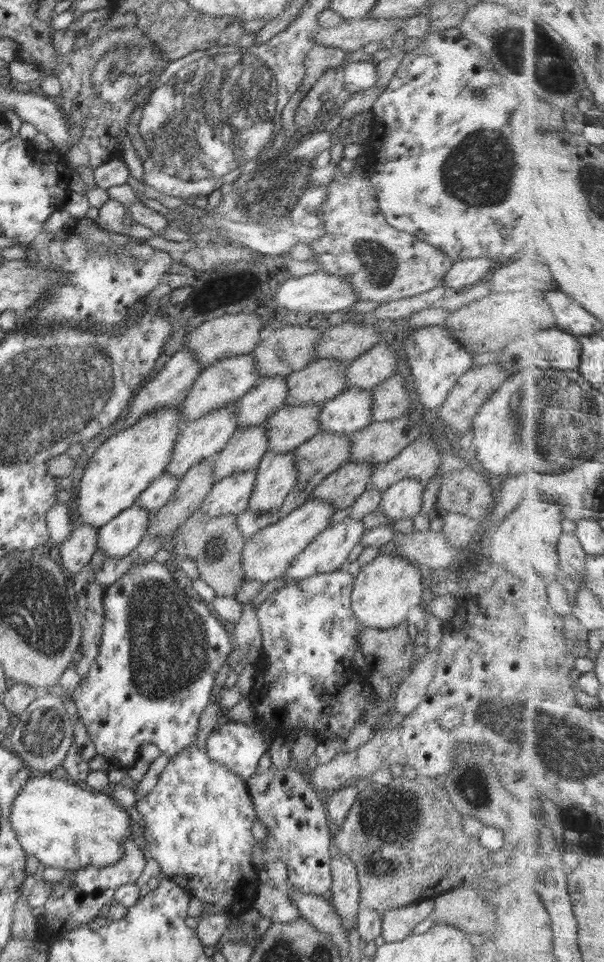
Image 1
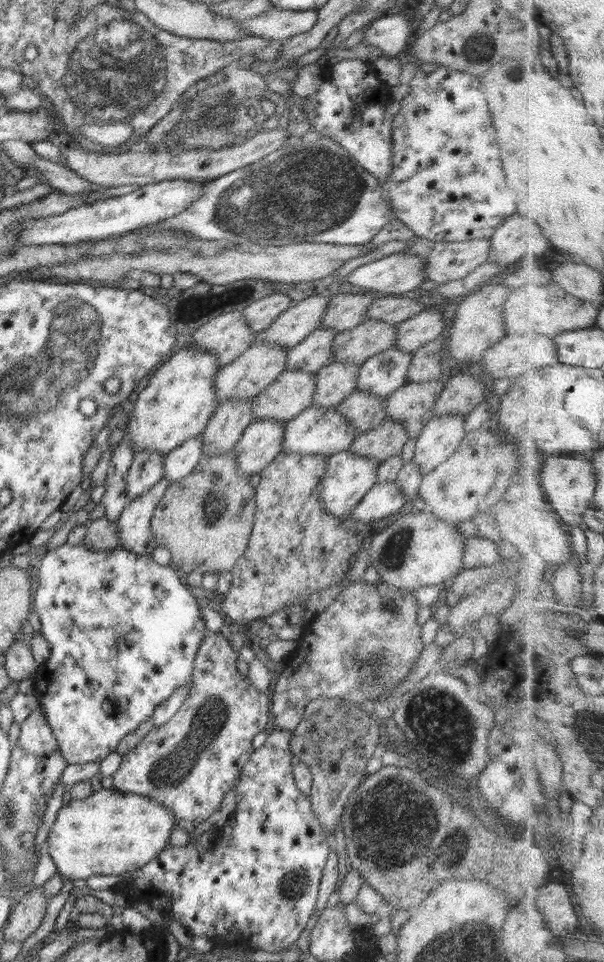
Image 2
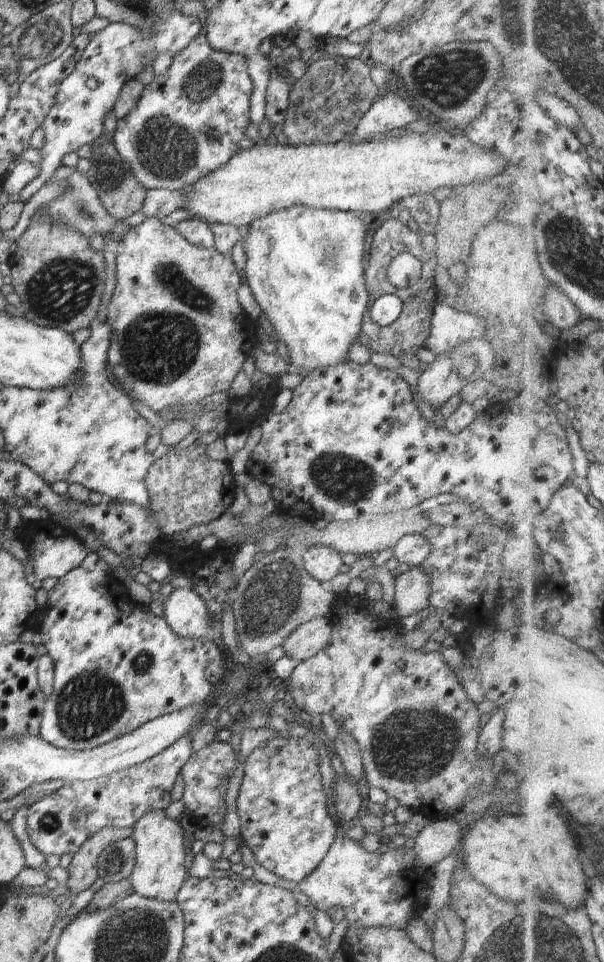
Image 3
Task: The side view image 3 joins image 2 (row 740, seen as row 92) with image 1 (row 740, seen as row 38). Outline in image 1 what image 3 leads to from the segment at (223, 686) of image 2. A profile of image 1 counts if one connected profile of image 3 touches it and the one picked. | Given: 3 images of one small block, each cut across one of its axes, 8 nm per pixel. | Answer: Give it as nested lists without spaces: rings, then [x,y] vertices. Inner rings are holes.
[[[212,697],[212,700],[206,705],[206,708],[203,710],[201,717],[199,718],[199,729],[196,740],[191,745],[188,745],[184,750],[178,752],[173,757],[169,758],[169,761],[166,763],[165,769],[162,770],[159,776],[159,781],[156,783],[156,786],[150,790],[149,793],[139,794],[137,803],[138,812],[142,814],[142,822],[146,824],[146,832],[144,832],[145,840],[150,844],[150,858],[154,858],[159,864],[161,872],[168,876],[170,879],[173,879],[176,883],[180,883],[181,887],[187,890],[192,896],[195,896],[202,900],[204,910],[204,915],[213,915],[218,914],[218,916],[226,916],[229,918],[229,924],[242,924],[244,934],[244,942],[242,944],[256,944],[258,939],[261,936],[261,930],[264,924],[254,924],[254,923],[238,923],[236,918],[243,912],[248,912],[252,908],[252,902],[255,899],[256,886],[260,884],[258,875],[261,876],[263,872],[260,872],[254,869],[254,864],[252,863],[252,848],[256,842],[254,836],[252,835],[252,824],[257,820],[257,814],[255,813],[253,802],[251,796],[248,794],[248,787],[245,779],[239,777],[237,774],[234,774],[231,770],[228,770],[223,764],[220,764],[218,761],[212,760],[207,753],[207,740],[210,736],[211,731],[218,728],[219,725],[223,724],[223,716],[225,710],[219,704],[219,701],[216,698]]]

